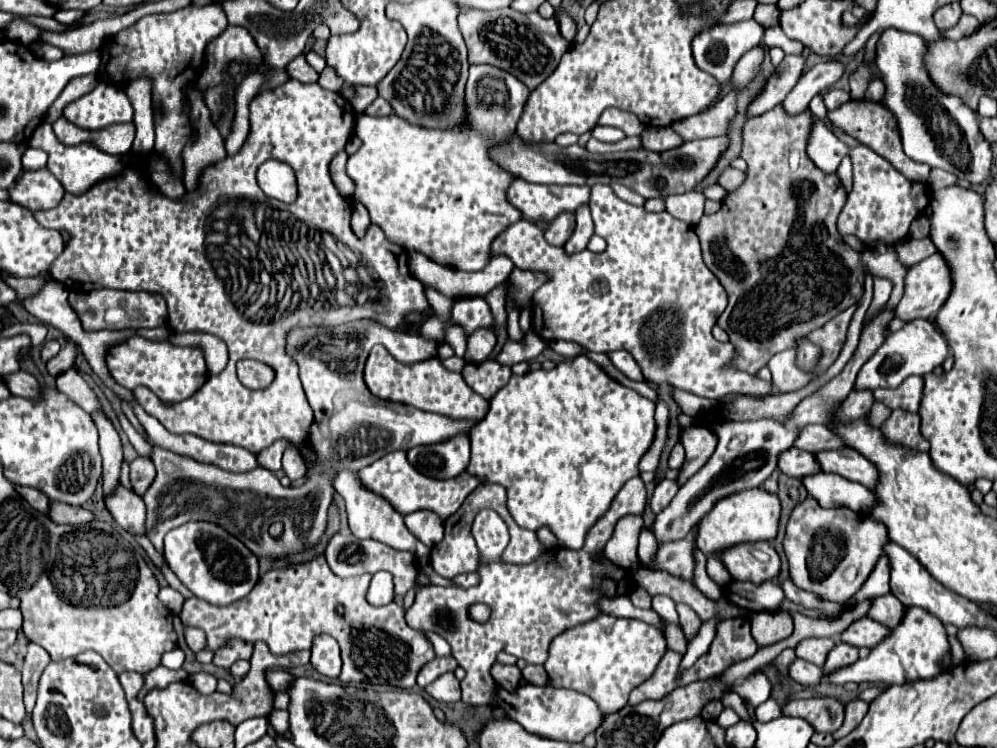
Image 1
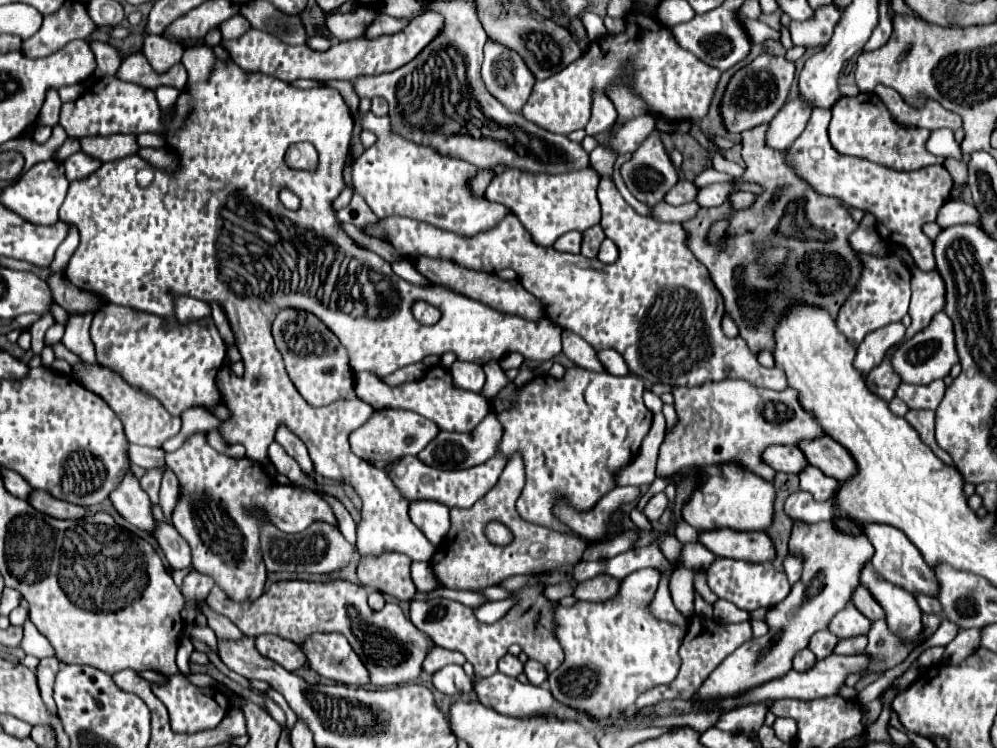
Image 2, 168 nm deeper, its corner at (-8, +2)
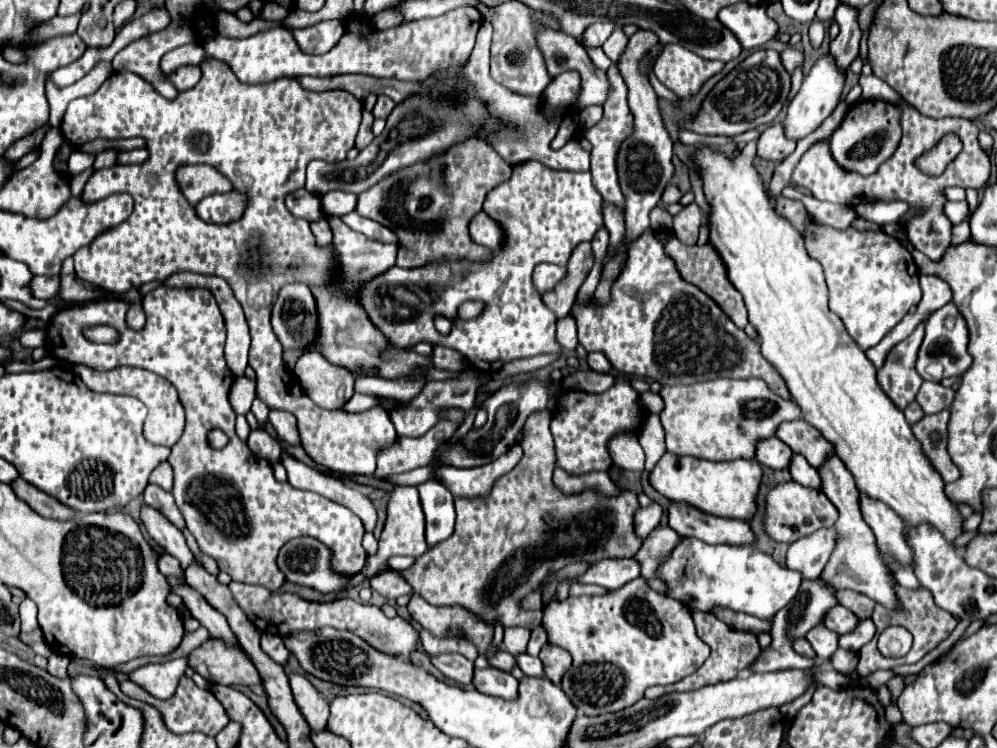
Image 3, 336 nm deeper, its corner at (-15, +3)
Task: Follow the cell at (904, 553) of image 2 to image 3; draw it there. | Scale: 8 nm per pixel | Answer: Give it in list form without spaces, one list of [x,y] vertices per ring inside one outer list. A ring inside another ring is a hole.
[[[860,494],[860,510],[866,524],[876,534],[878,548],[886,554],[894,556],[900,564],[912,566],[912,552],[904,538],[904,522],[892,508],[882,504],[880,500],[872,500],[866,494]]]

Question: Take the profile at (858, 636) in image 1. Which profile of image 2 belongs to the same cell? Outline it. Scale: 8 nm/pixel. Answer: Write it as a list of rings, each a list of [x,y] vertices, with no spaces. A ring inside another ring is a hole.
[[[851,603],[841,609],[829,623],[829,631],[837,635],[839,639],[849,639],[857,635],[867,635],[869,633],[871,619],[867,619],[861,611],[857,611]]]

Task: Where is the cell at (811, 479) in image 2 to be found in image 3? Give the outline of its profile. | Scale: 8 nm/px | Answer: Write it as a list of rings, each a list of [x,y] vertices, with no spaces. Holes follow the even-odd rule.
[[[794,454],[790,464],[788,464],[788,472],[792,476],[792,480],[796,480],[802,486],[810,486],[810,488],[820,488],[820,476],[818,470],[812,468],[808,464],[808,460],[804,460],[804,456]]]

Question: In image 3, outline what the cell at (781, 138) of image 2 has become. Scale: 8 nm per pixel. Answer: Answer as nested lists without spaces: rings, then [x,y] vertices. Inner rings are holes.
[[[774,122],[770,128],[766,128],[756,142],[756,154],[768,162],[782,162],[794,152],[794,148],[796,142],[786,140],[780,122]]]

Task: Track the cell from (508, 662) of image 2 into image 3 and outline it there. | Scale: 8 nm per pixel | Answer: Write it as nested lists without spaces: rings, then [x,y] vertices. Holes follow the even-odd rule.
[[[500,648],[500,650],[494,652],[494,656],[488,658],[488,664],[490,664],[492,668],[498,668],[498,670],[506,670],[506,672],[510,672],[510,670],[516,666],[516,658],[514,658],[508,650]]]

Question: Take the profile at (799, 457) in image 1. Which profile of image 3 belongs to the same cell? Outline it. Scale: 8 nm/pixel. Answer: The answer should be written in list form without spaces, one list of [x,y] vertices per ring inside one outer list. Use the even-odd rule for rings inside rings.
[[[774,436],[756,442],[756,460],[762,466],[774,468],[774,470],[782,470],[782,468],[788,468],[790,458],[792,458],[792,450],[788,446],[784,446]]]

